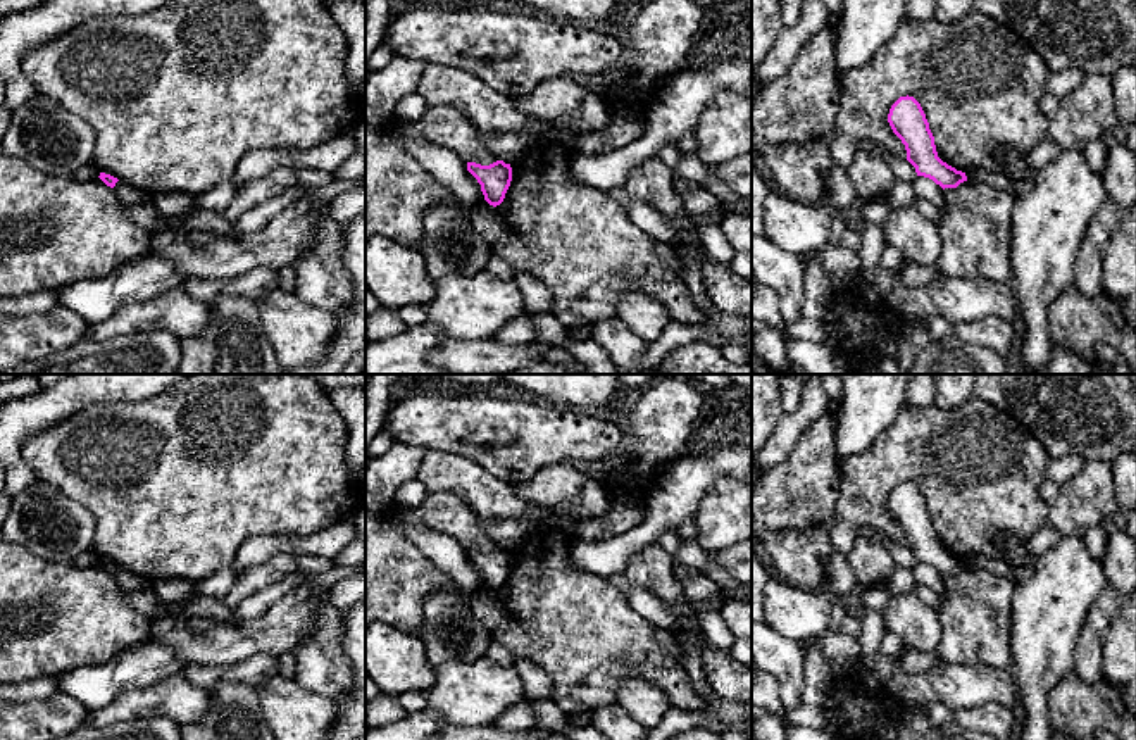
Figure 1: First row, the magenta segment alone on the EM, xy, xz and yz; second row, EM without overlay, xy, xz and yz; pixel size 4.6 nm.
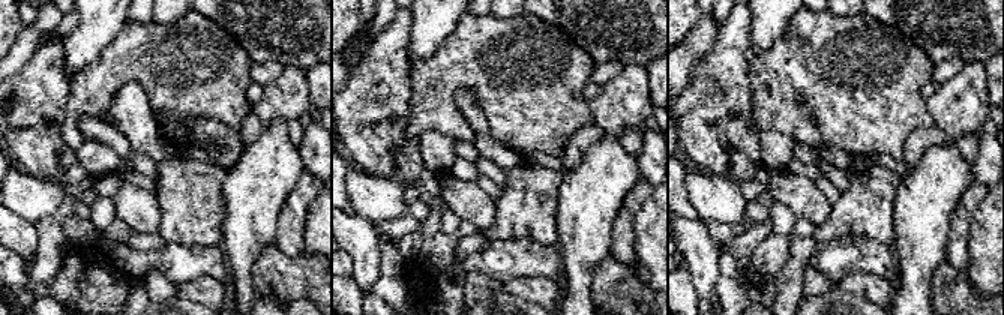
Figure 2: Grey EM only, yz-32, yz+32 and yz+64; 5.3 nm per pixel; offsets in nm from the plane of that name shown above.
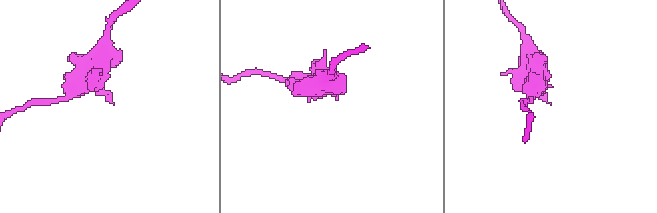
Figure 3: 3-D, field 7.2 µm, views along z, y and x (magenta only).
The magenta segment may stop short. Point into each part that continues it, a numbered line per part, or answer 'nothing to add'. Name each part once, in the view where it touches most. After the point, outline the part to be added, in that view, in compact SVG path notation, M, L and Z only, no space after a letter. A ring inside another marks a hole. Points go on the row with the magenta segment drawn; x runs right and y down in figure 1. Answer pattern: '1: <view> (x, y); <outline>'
nothing to add

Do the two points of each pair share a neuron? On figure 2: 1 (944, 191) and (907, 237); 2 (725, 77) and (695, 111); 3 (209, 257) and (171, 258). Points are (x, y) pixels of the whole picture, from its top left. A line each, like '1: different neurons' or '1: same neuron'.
1: same neuron
2: same neuron
3: same neuron

